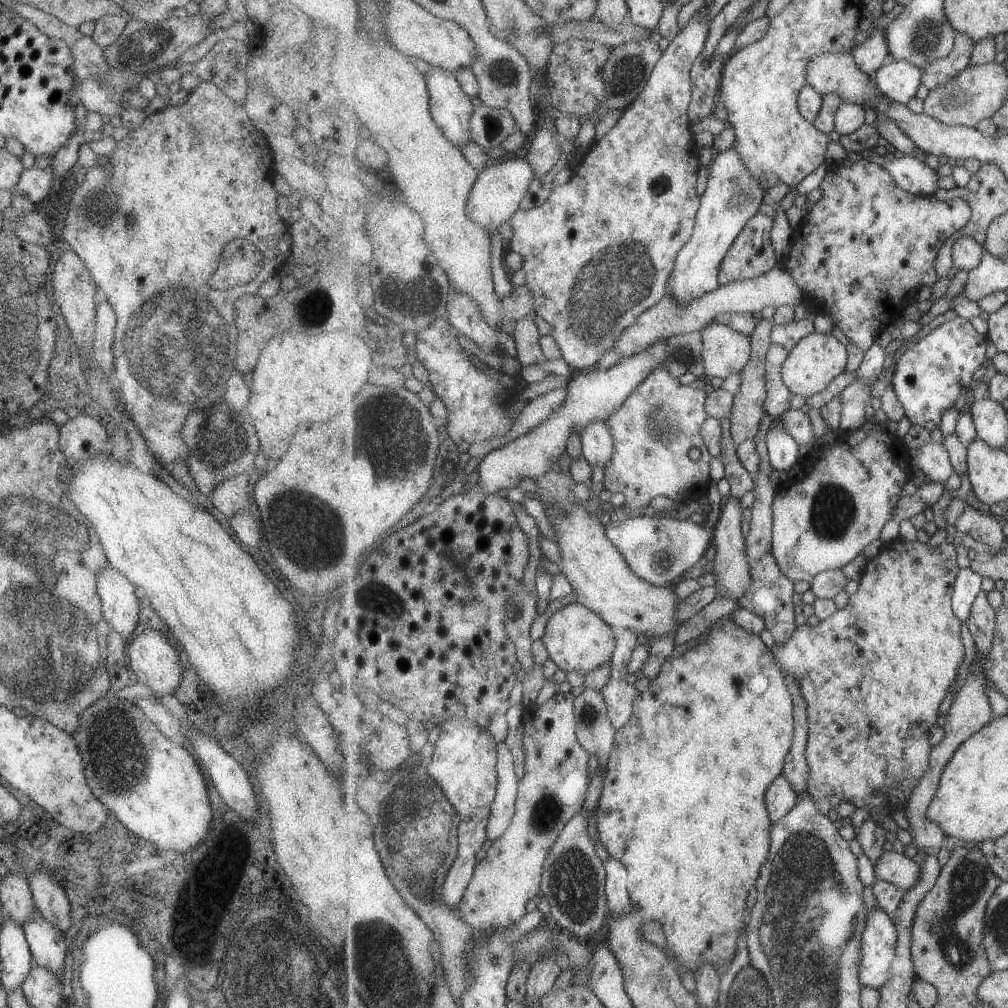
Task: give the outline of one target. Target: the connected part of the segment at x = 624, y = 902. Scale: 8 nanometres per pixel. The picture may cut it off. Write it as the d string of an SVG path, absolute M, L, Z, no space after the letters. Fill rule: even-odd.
M611 856L604 862L604 865L608 872L605 884L609 918L626 917L634 909L628 889L627 867L620 860Z

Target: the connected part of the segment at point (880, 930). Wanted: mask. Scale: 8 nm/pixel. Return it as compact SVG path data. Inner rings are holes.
M877 908L869 912L868 925L864 932L864 944L862 951L864 958L860 964L860 983L863 987L873 987L881 990L892 976L892 964L896 960L896 946L898 944L898 933L896 922L883 909Z

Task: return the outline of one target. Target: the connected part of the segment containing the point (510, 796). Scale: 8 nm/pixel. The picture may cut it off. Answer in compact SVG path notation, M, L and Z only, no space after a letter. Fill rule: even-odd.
M506 742L498 743L498 774L500 782L496 800L492 804L492 814L488 822L488 838L492 842L500 839L511 826L516 813L516 802L520 778L516 762Z

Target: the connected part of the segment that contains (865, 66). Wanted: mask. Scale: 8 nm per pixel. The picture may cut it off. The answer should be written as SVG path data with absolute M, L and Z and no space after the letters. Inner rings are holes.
M876 28L862 43L855 46L854 57L863 72L873 75L884 65L890 53L886 36L882 28Z

